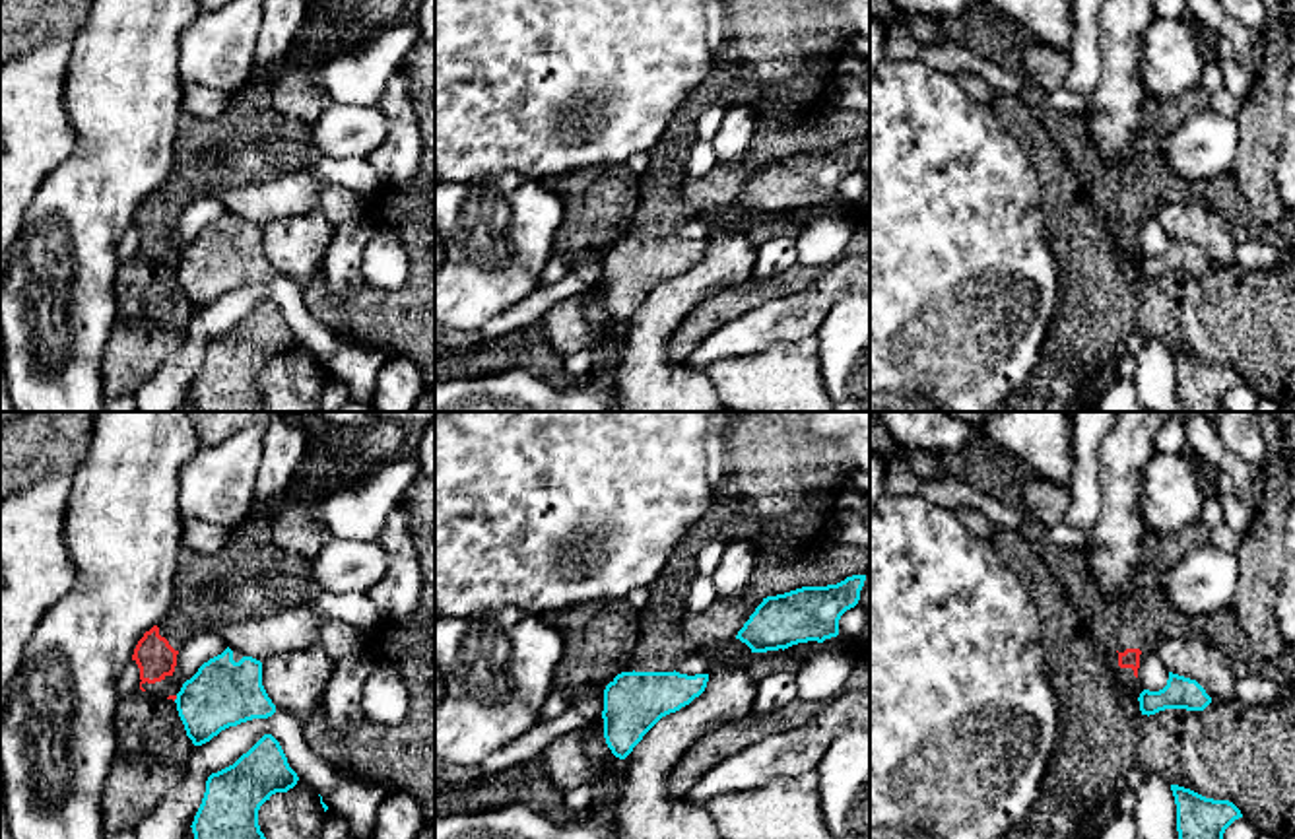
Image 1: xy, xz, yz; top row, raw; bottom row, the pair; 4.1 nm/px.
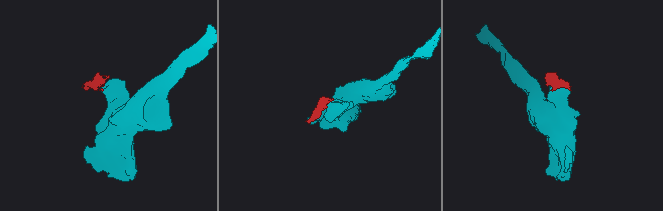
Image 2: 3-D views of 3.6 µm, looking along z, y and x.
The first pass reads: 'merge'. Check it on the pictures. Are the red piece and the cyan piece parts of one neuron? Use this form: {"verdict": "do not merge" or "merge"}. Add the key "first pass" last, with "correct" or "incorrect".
{"verdict": "do not merge", "first pass": "incorrect"}

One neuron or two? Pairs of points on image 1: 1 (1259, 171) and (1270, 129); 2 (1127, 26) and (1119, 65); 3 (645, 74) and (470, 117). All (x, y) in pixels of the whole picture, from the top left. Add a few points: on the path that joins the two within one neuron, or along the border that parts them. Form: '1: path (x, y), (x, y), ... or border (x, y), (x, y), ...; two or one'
1: path (1259, 162), (1261, 138); one
2: path (1121, 35), (1121, 55); one
3: path (602, 74), (556, 74), (544, 82), (513, 82); one

